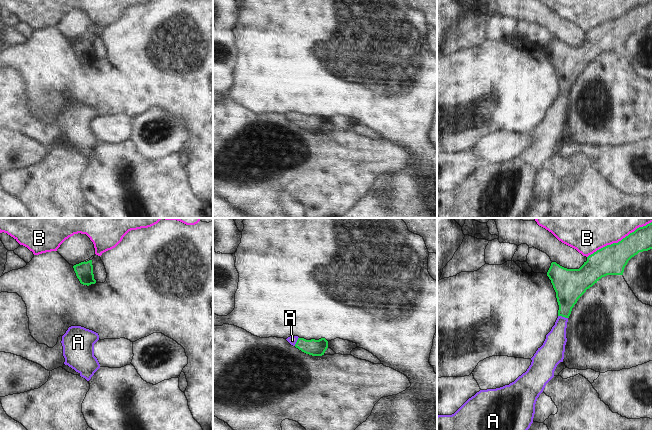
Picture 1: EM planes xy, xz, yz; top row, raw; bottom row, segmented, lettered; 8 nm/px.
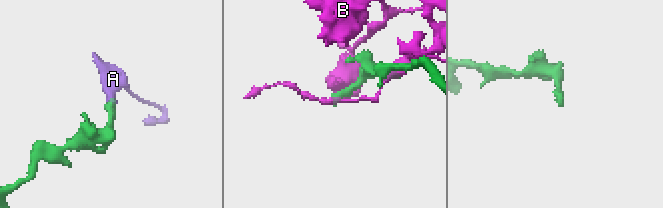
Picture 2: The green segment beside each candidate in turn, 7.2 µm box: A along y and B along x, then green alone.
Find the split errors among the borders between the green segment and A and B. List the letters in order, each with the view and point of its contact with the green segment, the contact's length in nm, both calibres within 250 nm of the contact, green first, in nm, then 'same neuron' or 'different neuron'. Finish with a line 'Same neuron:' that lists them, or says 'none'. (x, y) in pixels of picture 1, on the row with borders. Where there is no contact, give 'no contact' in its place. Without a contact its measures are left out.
A: contact yz (563, 316); length 80 nm; calibres 240 and 180 nm; same neuron
B: contact yz (619, 241); length 600 nm; calibres 240 and 460 nm; different neuron
Same neuron: A

